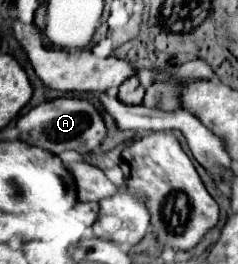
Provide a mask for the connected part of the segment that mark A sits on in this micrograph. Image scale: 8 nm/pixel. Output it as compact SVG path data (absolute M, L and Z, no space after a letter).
M56 98L44 104L38 104L28 114L20 116L16 122L20 130L20 140L38 148L44 148L52 154L62 154L64 150L76 150L80 154L88 154L100 146L106 134L106 124L100 110L84 98Z

